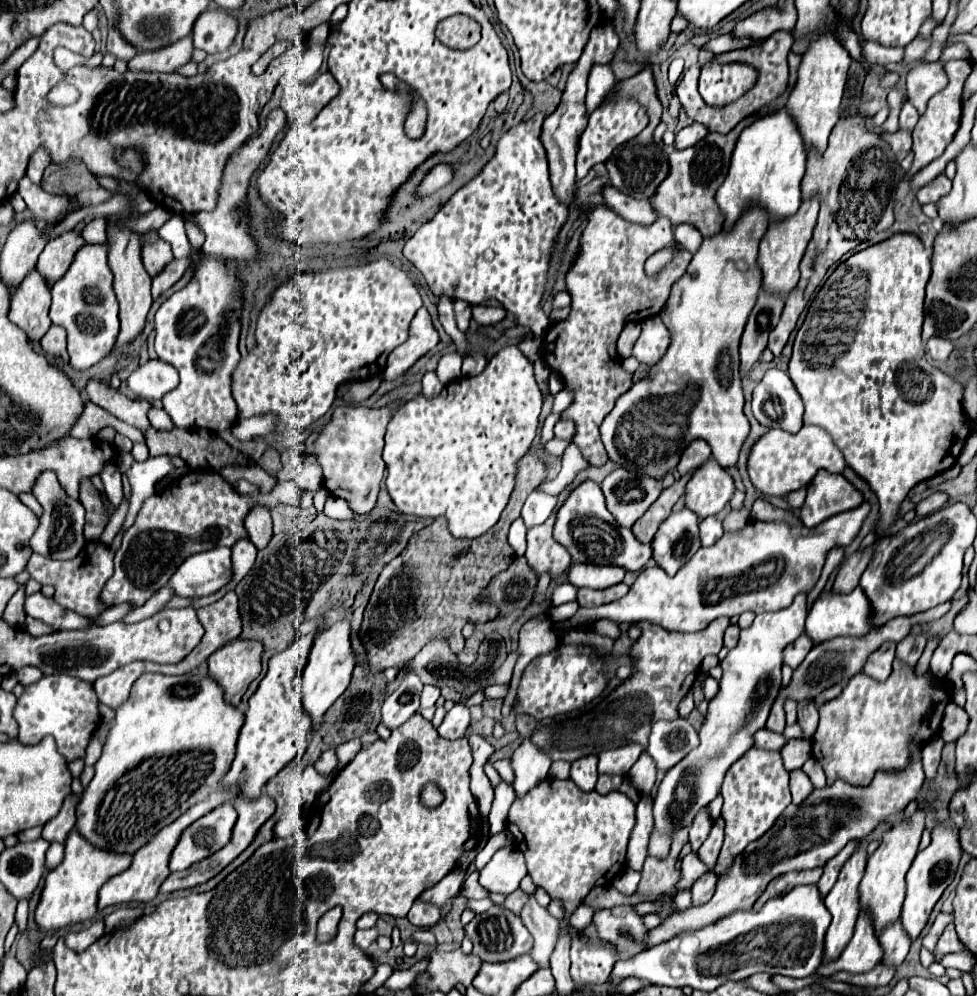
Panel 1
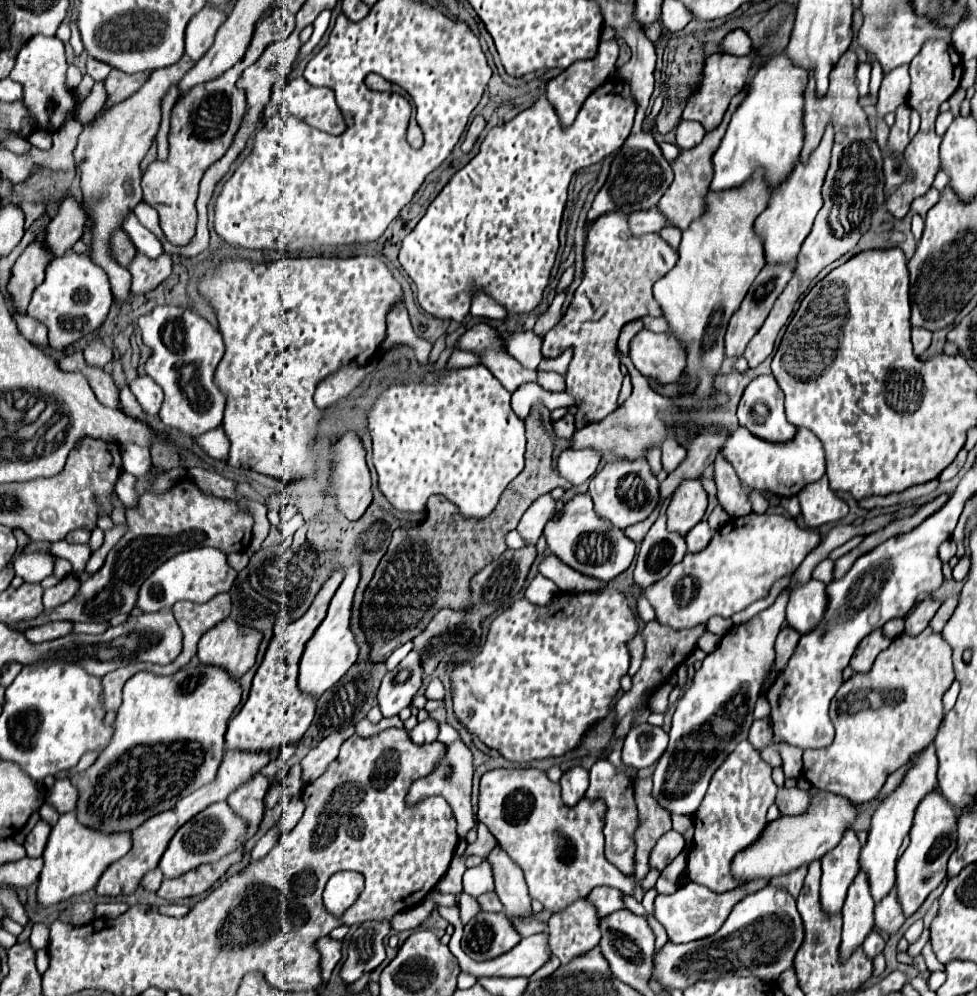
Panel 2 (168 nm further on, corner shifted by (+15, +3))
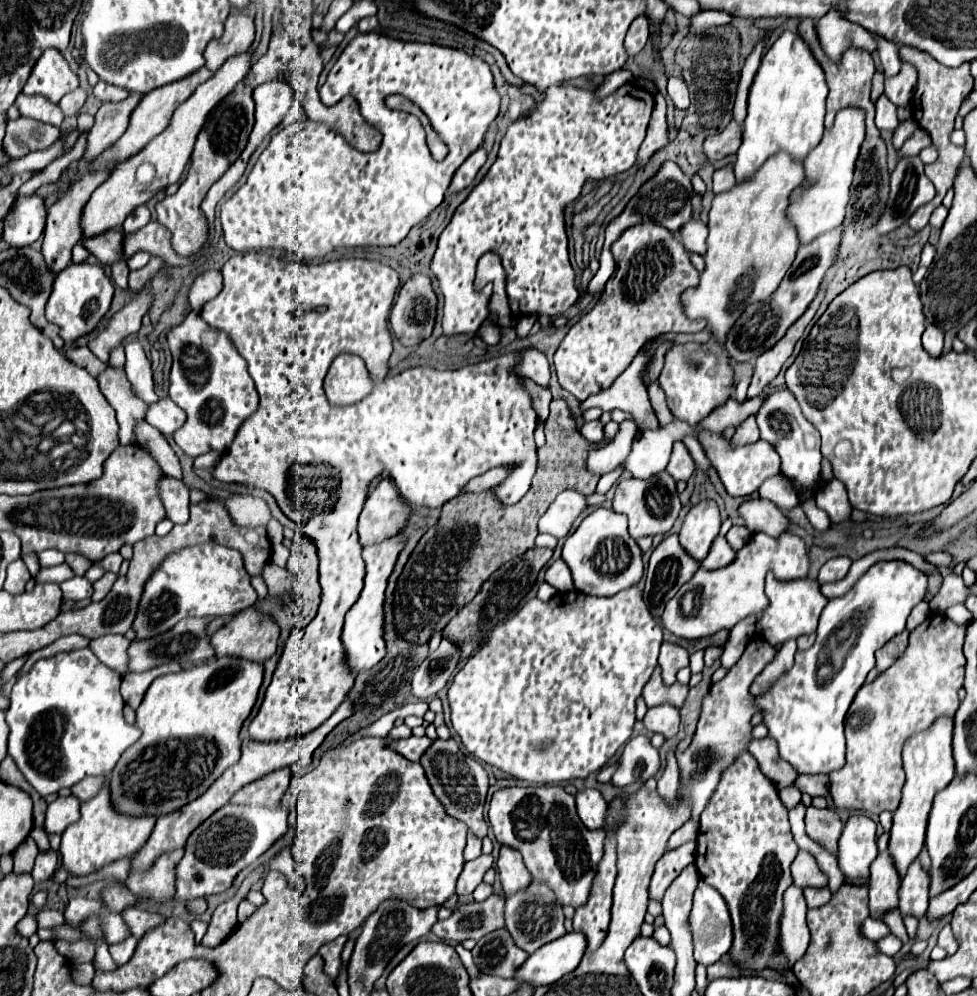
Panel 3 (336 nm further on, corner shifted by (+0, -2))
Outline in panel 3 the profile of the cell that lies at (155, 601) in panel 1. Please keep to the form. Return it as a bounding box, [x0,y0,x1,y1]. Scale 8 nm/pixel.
[18,635,90,677]

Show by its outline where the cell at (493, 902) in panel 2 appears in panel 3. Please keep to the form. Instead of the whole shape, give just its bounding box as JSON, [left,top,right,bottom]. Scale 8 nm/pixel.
[432,895,504,943]

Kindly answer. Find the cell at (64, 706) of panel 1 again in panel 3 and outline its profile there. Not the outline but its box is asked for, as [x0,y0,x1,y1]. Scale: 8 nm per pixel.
[6,647,140,797]

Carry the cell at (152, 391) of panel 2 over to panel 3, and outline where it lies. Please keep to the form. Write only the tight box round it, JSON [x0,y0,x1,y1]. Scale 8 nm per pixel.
[146,397,186,435]

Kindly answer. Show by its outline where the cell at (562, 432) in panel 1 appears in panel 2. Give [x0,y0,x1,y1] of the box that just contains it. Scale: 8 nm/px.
[553,414,575,440]

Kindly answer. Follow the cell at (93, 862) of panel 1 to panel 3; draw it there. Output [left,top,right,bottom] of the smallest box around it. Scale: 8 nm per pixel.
[60,781,156,877]

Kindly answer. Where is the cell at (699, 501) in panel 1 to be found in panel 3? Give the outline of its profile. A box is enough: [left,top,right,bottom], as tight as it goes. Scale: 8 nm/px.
[680,499,720,561]

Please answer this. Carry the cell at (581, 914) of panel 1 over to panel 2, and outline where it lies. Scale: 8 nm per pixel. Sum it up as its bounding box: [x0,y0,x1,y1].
[587,886,625,916]

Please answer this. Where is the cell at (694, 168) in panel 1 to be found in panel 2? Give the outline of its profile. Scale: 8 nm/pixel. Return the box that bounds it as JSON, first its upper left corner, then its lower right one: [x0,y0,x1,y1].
[659,126,723,230]

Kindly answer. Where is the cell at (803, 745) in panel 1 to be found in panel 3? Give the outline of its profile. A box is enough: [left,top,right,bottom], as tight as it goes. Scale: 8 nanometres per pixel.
[780,785,802,809]

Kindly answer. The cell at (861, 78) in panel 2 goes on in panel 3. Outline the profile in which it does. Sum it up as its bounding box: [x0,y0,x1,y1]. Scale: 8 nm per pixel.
[876,93,898,131]

